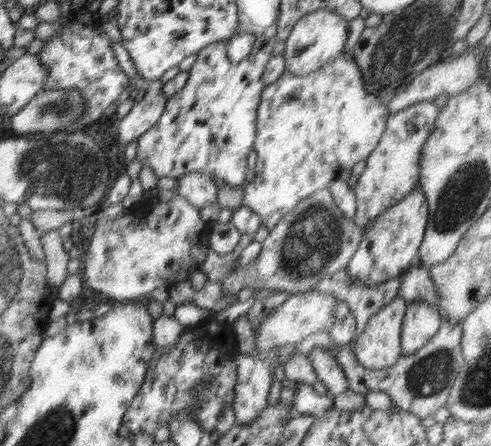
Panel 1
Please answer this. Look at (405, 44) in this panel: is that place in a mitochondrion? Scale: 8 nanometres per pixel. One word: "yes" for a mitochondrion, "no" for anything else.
yes

